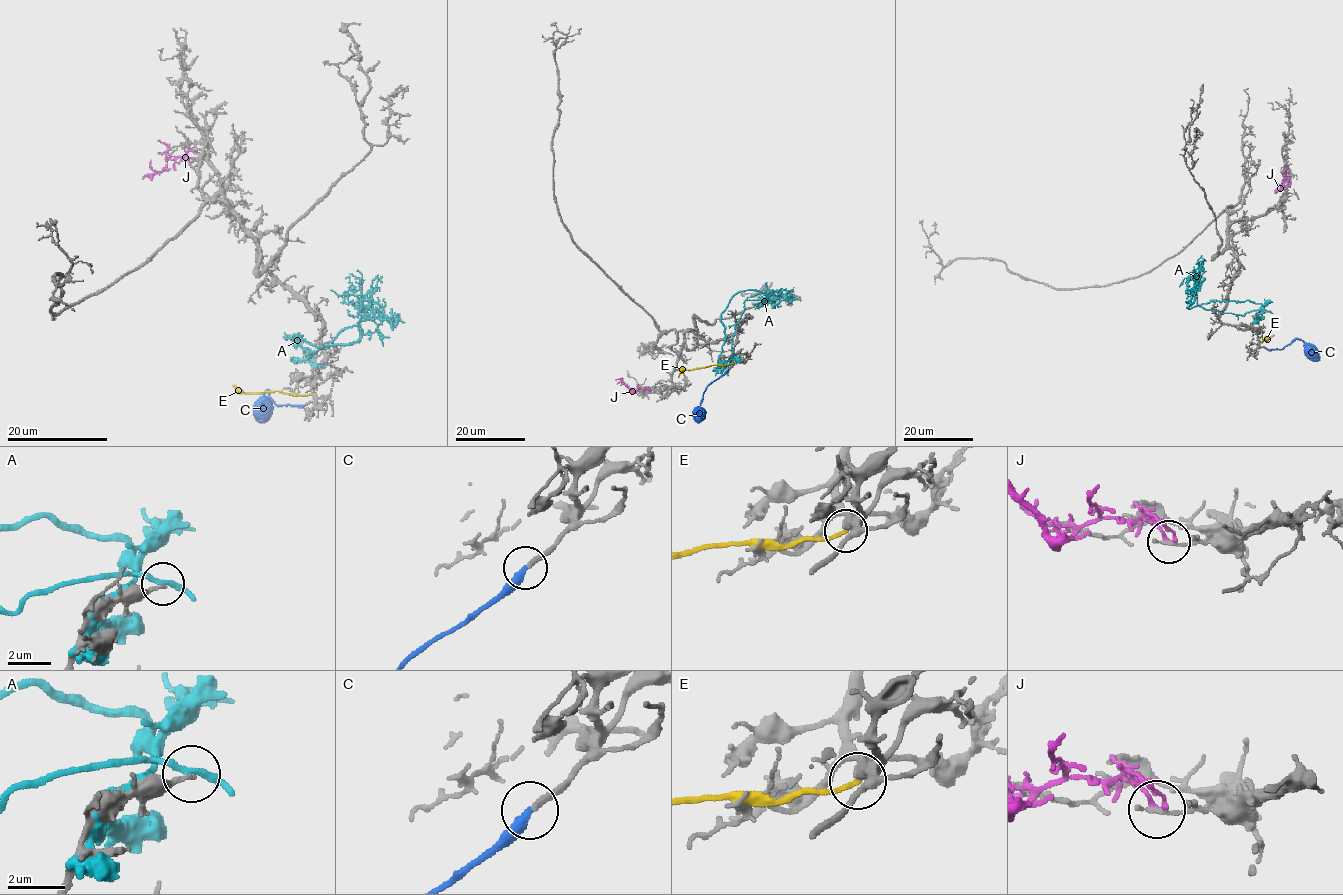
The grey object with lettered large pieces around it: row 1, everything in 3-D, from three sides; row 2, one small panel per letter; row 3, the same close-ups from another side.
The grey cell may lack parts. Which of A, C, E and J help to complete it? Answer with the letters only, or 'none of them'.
C

